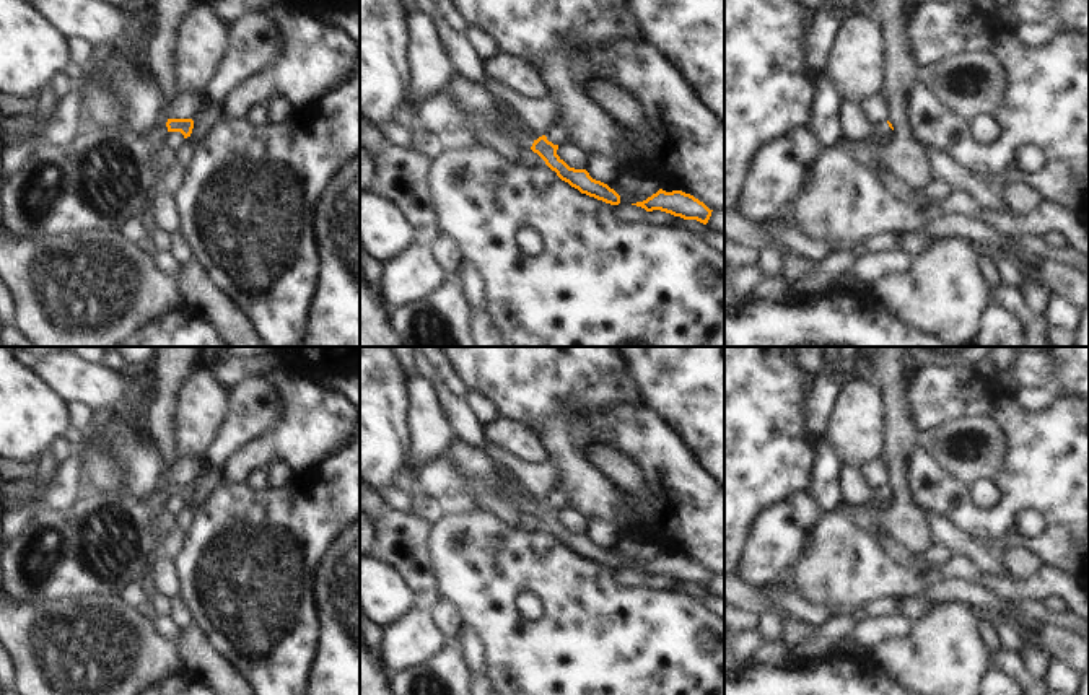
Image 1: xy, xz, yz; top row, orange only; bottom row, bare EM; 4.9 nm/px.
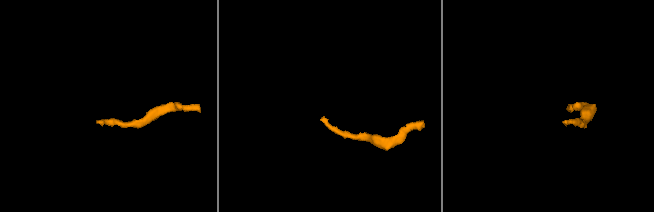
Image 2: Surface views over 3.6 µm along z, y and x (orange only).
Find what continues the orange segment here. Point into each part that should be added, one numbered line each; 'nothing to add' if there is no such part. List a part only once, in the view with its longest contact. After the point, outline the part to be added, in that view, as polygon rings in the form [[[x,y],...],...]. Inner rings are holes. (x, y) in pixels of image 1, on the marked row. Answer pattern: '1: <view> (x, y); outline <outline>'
1: xy (100, 179); outline [[[160,122],[143,135],[130,129],[99,127],[77,135],[67,145],[36,146],[0,189],[3,205],[0,231],[33,241],[94,229],[119,231],[129,218],[140,216],[160,187],[153,176],[153,161],[166,133],[166,124]]]

